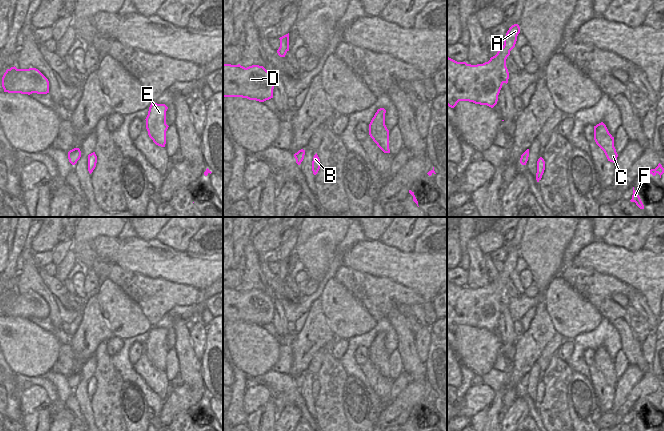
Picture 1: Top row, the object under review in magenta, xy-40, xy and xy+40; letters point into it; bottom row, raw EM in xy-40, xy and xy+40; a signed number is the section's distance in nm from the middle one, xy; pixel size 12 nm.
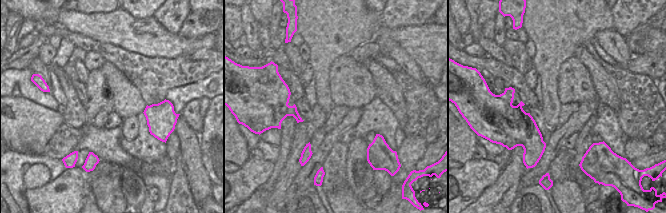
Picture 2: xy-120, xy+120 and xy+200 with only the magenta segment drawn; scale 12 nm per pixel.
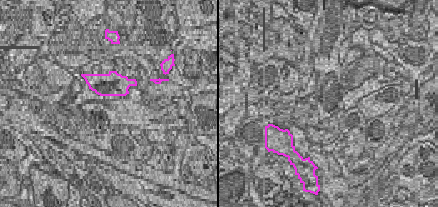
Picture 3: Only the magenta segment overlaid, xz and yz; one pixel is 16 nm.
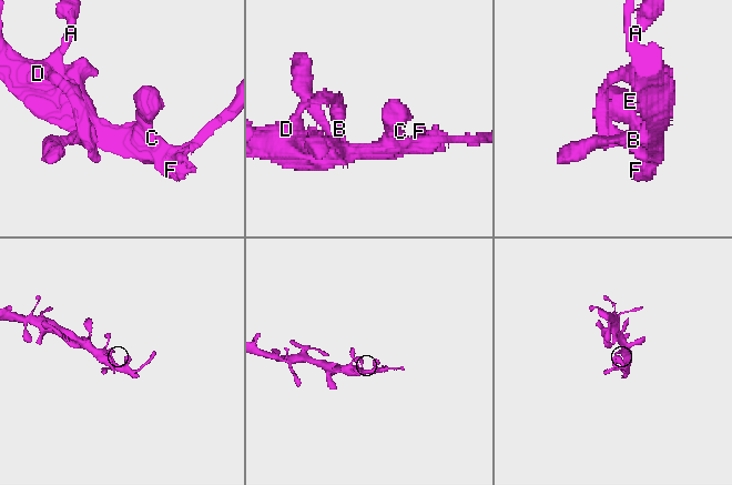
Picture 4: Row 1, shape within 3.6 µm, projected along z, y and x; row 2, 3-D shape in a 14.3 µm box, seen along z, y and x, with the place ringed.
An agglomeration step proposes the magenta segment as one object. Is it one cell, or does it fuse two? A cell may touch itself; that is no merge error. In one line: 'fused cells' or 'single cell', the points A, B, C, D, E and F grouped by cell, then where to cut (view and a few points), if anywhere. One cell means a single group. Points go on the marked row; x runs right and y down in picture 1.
single cell; groups A B C D E F; cut none

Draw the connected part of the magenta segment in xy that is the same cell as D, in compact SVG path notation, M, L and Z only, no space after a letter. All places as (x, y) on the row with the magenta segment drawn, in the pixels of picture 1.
M223 64L223 97L242 97L264 102L273 98L273 89L273 77L263 66L252 65L245 68L240 64Z

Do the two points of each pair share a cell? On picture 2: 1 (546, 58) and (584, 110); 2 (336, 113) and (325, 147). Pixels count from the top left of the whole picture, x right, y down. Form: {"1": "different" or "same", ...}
{"1": "different", "2": "different"}

